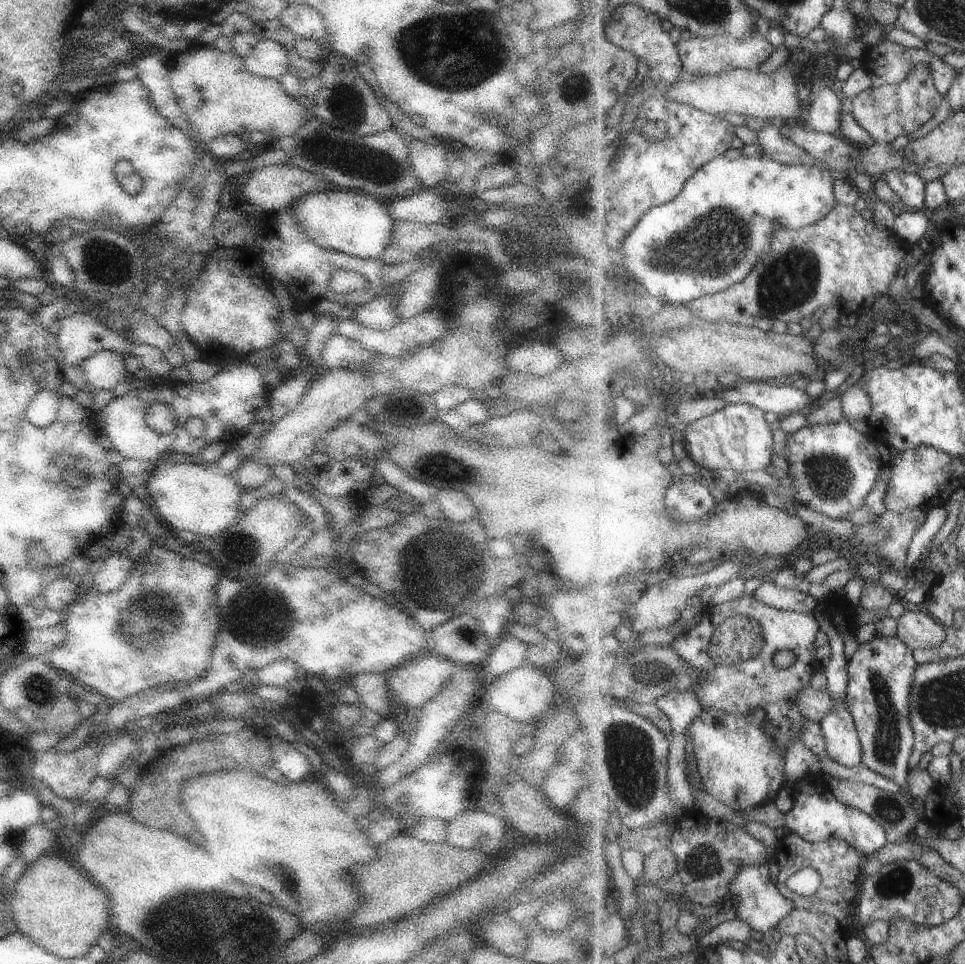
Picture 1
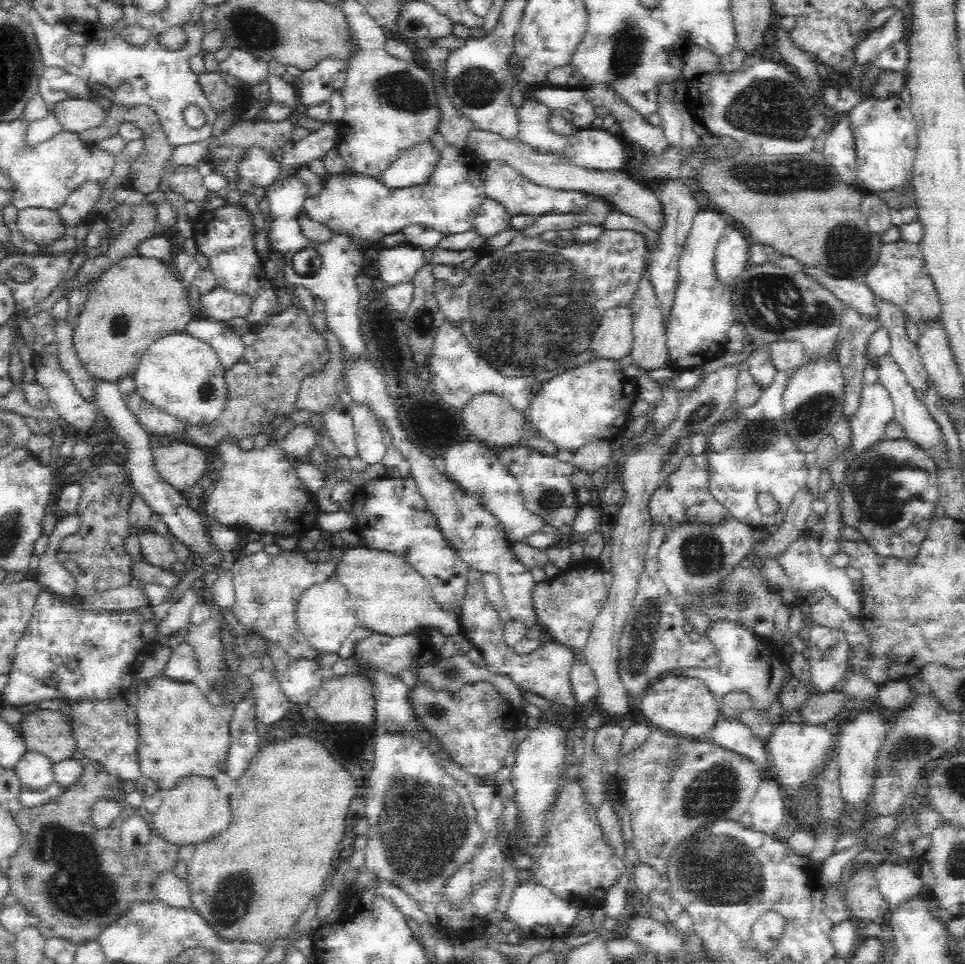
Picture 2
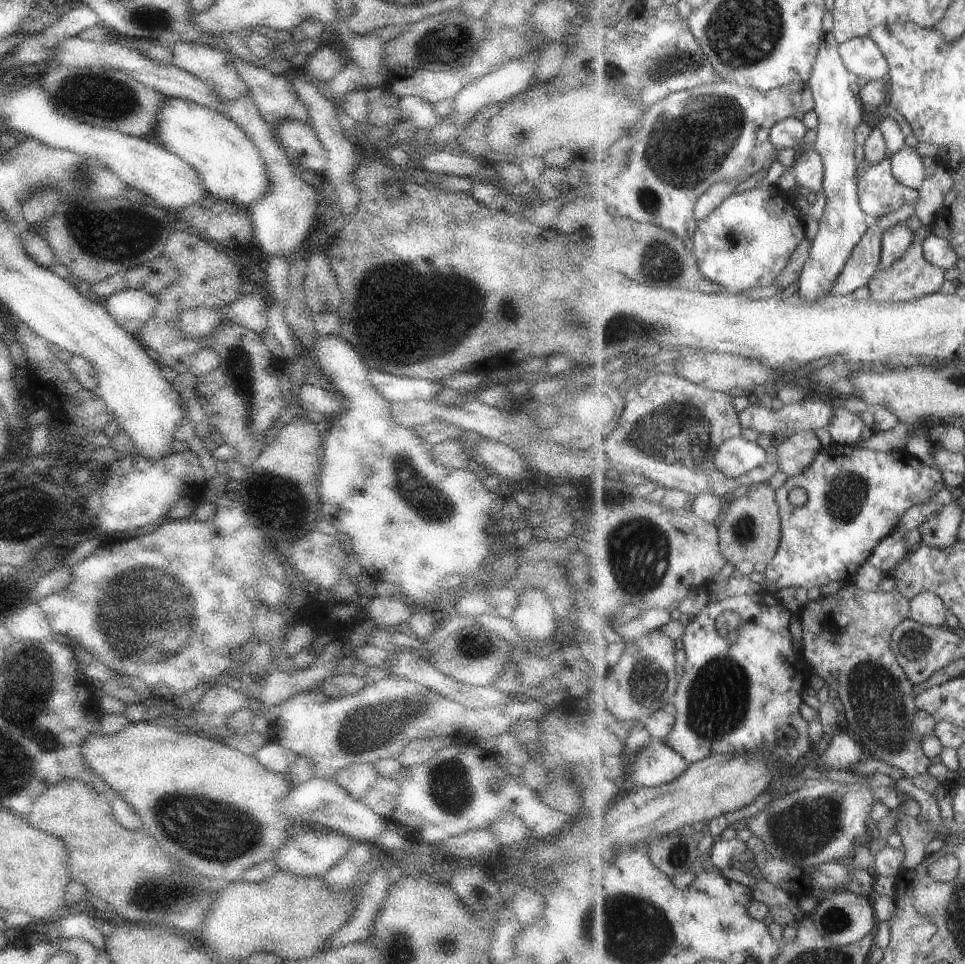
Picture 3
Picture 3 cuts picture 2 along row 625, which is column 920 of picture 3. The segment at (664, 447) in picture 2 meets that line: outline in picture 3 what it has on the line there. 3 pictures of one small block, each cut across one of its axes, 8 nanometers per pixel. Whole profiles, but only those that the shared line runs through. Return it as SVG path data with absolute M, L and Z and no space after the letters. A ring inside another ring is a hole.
M922 592L912 600L911 617L924 625L942 627L946 625L948 609L948 605L938 594Z

